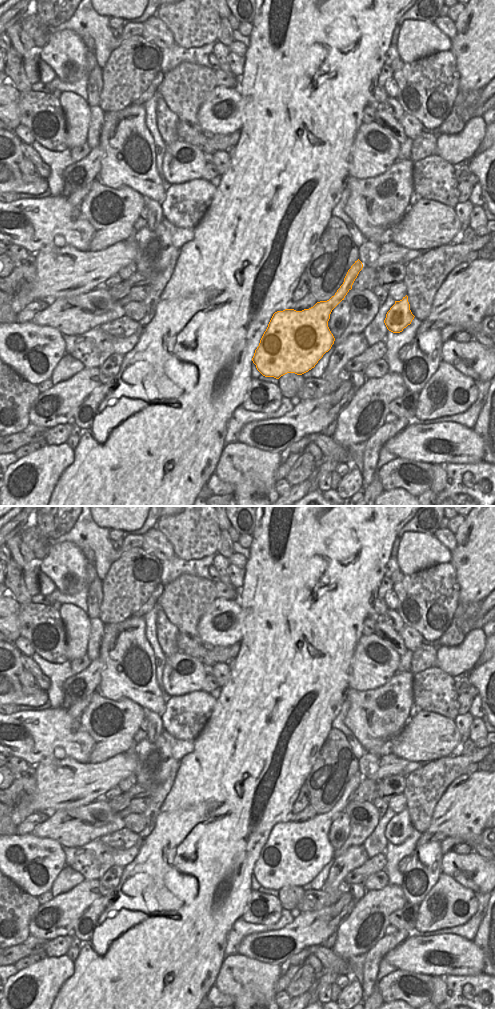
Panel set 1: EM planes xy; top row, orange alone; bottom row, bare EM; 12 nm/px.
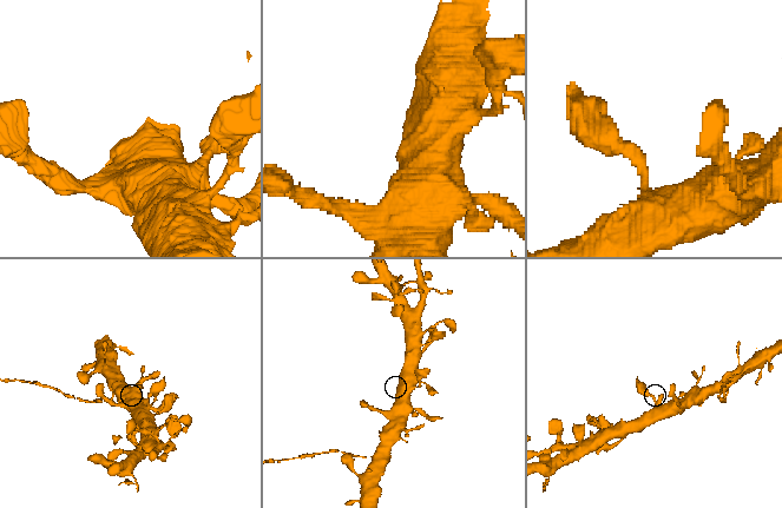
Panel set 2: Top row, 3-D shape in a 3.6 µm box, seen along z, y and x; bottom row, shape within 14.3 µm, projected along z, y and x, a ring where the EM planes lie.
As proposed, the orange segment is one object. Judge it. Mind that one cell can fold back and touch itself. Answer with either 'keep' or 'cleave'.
keep

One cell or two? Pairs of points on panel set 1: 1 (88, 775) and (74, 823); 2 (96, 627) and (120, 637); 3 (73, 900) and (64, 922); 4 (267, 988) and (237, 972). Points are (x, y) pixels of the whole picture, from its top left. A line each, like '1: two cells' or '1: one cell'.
1: two cells
2: two cells
3: one cell
4: one cell

